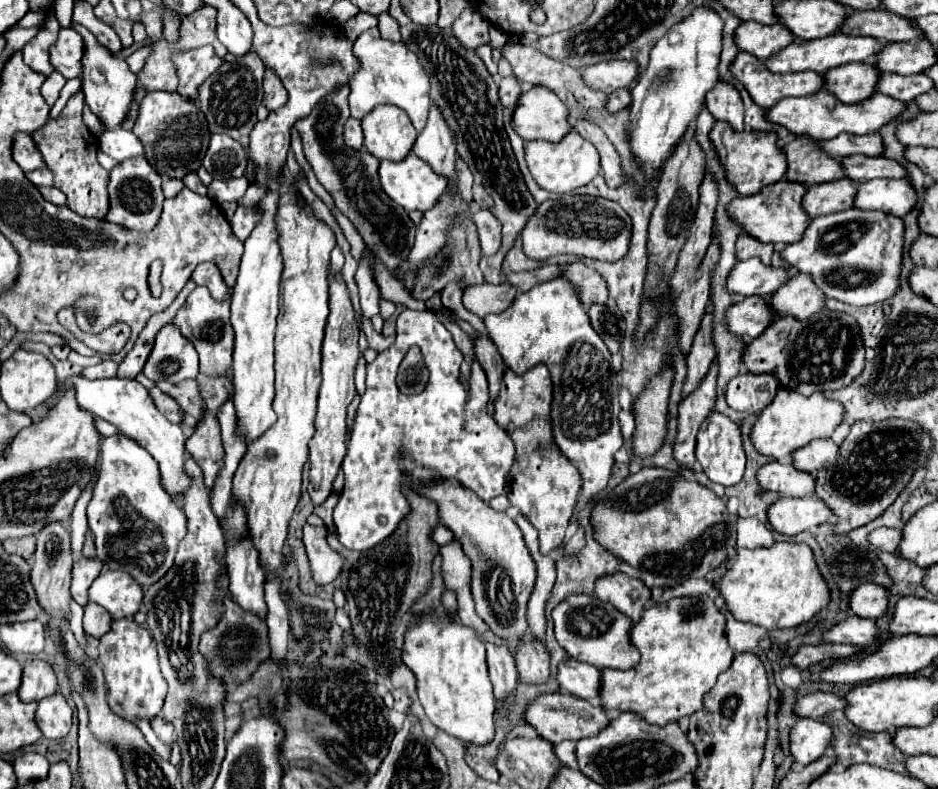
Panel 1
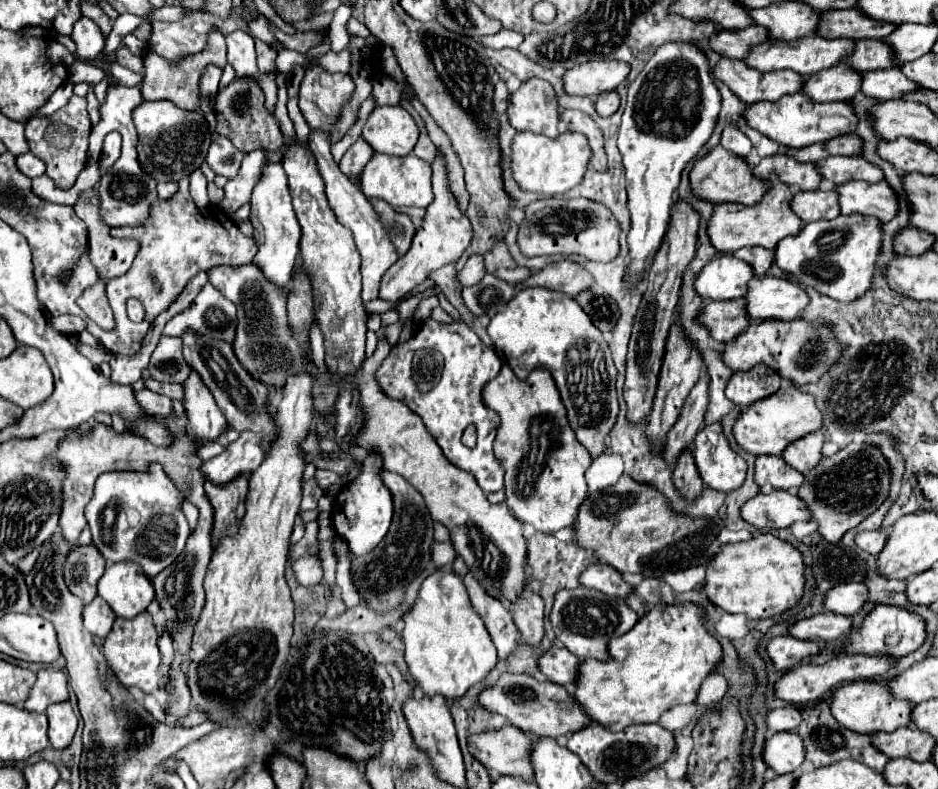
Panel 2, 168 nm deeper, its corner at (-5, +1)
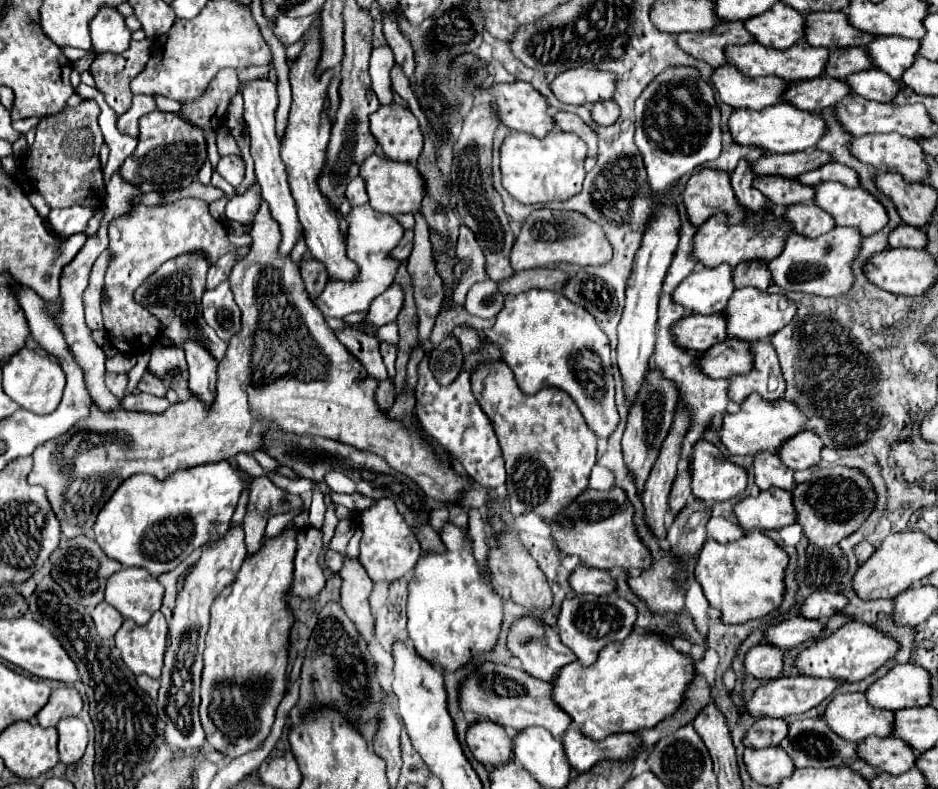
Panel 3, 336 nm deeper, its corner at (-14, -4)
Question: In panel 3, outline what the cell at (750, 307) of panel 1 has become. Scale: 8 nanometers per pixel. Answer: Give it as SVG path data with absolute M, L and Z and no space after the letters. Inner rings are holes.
M691 314L679 320L679 324L675 324L673 334L679 346L695 354L701 354L711 346L723 342L723 338L727 338L727 320L723 314L719 316Z

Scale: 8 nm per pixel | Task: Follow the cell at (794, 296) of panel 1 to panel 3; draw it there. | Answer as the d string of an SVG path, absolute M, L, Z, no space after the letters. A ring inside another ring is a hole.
M741 288L741 290L735 290L735 296L731 296L731 304L727 306L727 332L729 336L735 336L739 340L767 340L775 332L785 328L795 318L795 314L797 314L797 304L783 294L769 294L757 288Z

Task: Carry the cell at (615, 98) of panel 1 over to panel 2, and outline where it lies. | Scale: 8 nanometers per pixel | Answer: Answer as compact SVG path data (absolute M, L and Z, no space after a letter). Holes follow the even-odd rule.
M608 91L608 93L602 93L596 97L594 101L594 109L600 117L610 117L618 111L618 105L620 105L620 97L616 91Z

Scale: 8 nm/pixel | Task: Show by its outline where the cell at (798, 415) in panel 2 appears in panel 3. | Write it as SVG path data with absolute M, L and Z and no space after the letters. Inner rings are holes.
M749 396L743 404L741 410L737 414L727 414L723 420L723 434L721 434L721 442L727 446L727 450L731 454L749 454L755 456L763 450L767 452L779 452L779 448L791 440L795 434L805 430L807 424L807 416L805 412L795 404L789 402L785 398L777 400L777 402L767 402L759 396Z

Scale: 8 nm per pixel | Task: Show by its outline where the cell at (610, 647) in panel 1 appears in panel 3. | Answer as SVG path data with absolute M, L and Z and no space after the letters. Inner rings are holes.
M615 592L605 596L581 594L581 596L571 596L563 600L561 614L557 620L557 630L559 630L561 642L575 652L577 660L583 666L591 666L597 662L599 650L603 646L611 642L623 642L633 632L635 620L637 620L637 608Z

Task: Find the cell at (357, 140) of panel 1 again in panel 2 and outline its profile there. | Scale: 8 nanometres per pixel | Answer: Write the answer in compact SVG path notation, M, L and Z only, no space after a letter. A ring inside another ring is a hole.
M358 139L358 141L346 151L346 155L344 155L342 161L340 161L342 173L344 173L346 177L350 177L350 179L360 179L362 169L364 169L364 165L370 161L372 155L374 155L372 147L370 147L364 139Z

